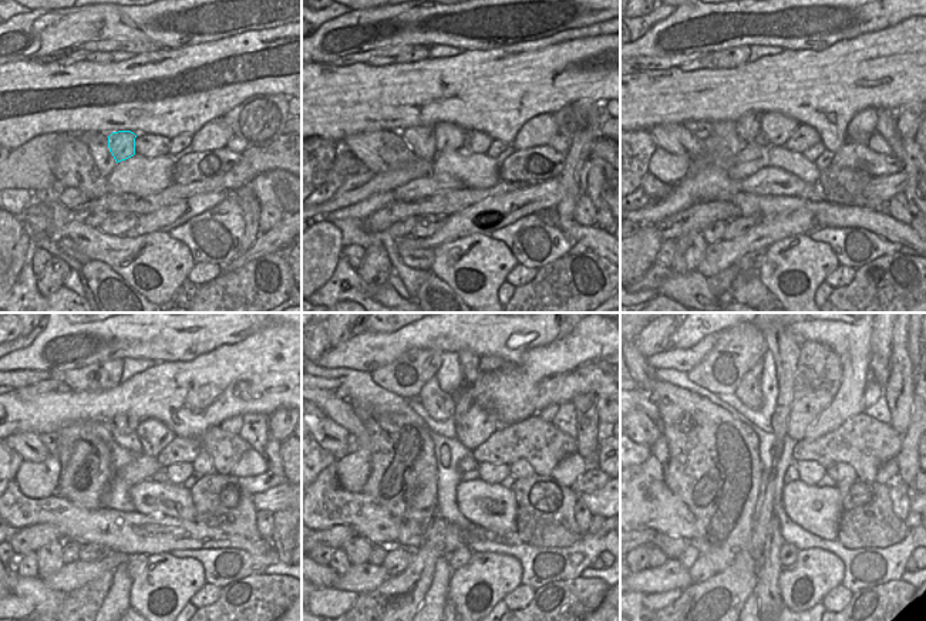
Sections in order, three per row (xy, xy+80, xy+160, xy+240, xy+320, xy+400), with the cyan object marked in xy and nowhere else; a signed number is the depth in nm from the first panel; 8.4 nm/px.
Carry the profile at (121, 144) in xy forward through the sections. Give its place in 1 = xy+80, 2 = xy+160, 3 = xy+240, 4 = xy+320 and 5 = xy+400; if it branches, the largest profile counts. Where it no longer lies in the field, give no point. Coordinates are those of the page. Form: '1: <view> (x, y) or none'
1: xy+80 (450, 137)
2: xy+160 (775, 128)
3: xy+240 (154, 436)
4: xy+320 (478, 424)
5: xy+400 (818, 375)

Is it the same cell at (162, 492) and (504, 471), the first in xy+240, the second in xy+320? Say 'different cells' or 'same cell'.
different cells

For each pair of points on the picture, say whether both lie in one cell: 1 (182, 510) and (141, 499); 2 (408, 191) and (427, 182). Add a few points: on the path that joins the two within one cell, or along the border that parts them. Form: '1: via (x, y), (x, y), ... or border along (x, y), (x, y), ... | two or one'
1: via (172, 506), (169, 503), (151, 503) | one
2: via (413, 189), (423, 186) | one

